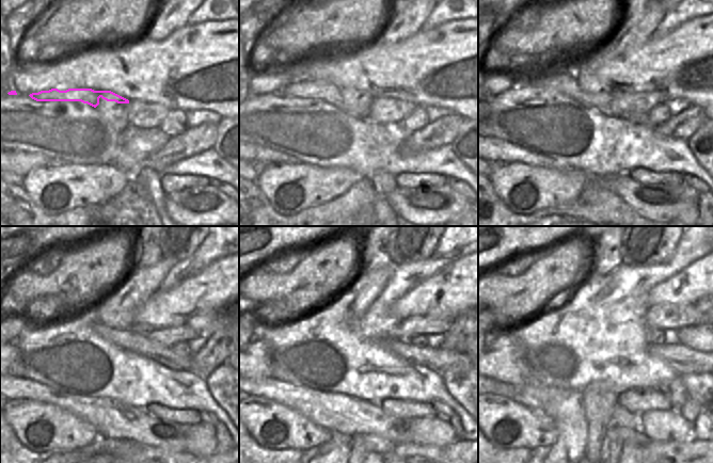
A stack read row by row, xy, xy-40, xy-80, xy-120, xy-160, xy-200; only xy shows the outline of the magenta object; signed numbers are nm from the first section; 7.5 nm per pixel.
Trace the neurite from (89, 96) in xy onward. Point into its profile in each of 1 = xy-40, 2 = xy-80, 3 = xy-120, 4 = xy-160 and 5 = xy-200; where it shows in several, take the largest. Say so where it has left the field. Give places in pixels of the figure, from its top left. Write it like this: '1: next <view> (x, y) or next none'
1: next xy-40 (327, 92)
2: next xy-80 (606, 101)
3: next xy-120 (129, 340)
4: next xy-160 (441, 360)
5: next xy-200 (684, 361)

